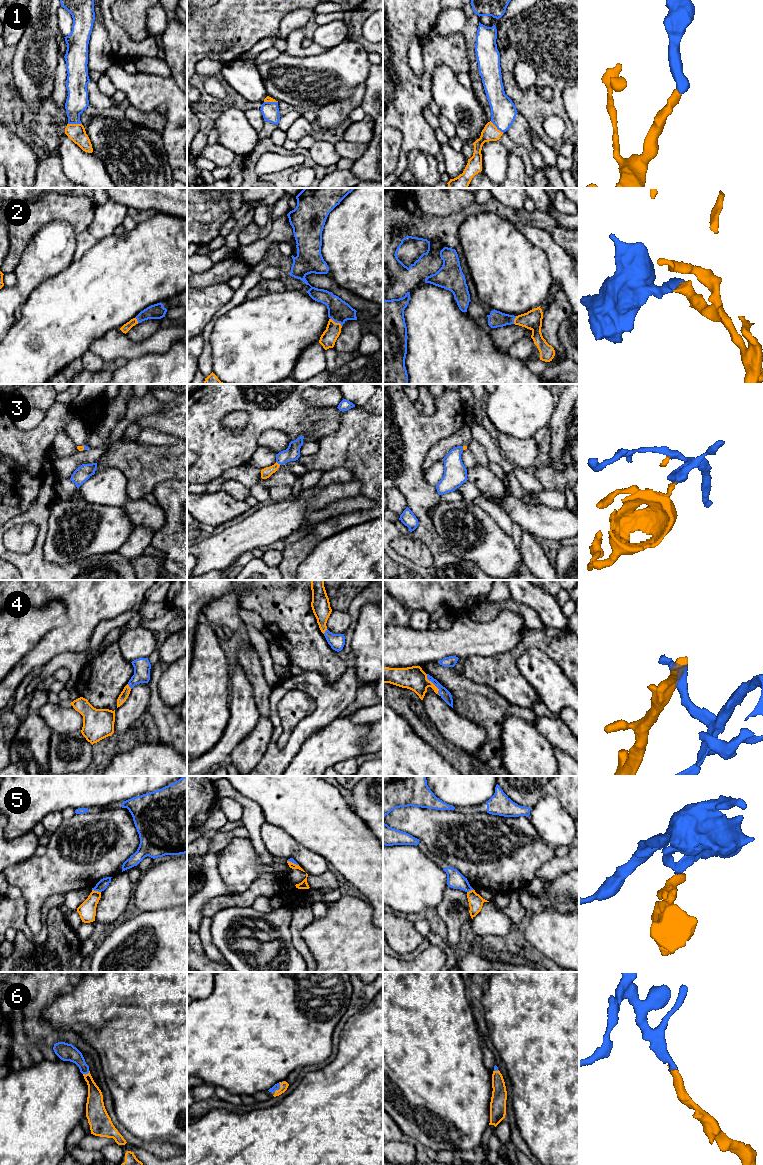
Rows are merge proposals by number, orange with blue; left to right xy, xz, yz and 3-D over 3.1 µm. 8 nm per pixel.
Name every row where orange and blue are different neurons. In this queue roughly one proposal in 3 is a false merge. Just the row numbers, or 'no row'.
5

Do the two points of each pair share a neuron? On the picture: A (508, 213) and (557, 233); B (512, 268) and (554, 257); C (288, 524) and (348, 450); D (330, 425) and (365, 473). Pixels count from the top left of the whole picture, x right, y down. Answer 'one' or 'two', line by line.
A: one
B: two
C: two
D: two

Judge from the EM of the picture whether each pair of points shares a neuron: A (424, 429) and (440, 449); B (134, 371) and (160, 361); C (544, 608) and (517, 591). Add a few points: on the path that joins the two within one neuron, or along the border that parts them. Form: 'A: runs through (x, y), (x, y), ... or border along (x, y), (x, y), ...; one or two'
A: border along (456, 432), (437, 441), (429, 449), (422, 463); two
B: runs through (140, 371), (143, 371), (150, 364), (154, 364); one
C: runs through (537, 601), (524, 592); one

